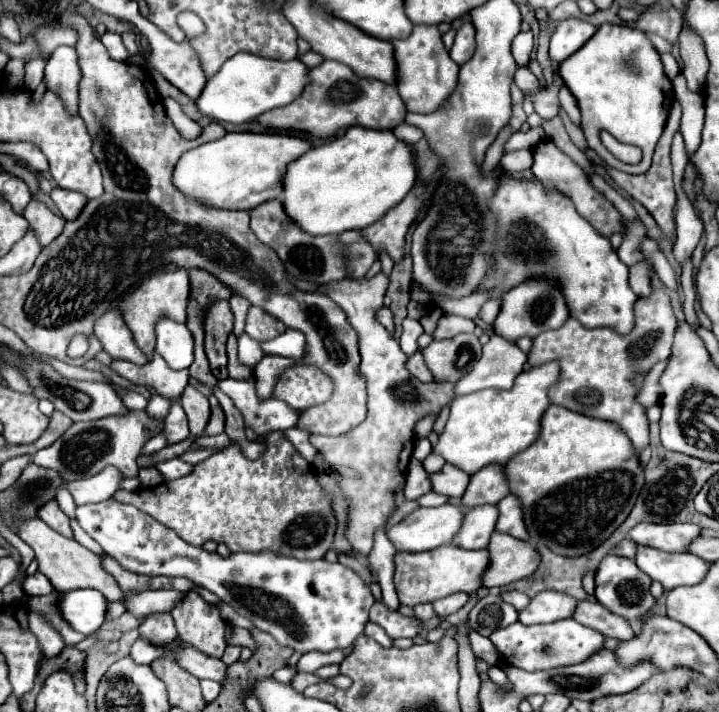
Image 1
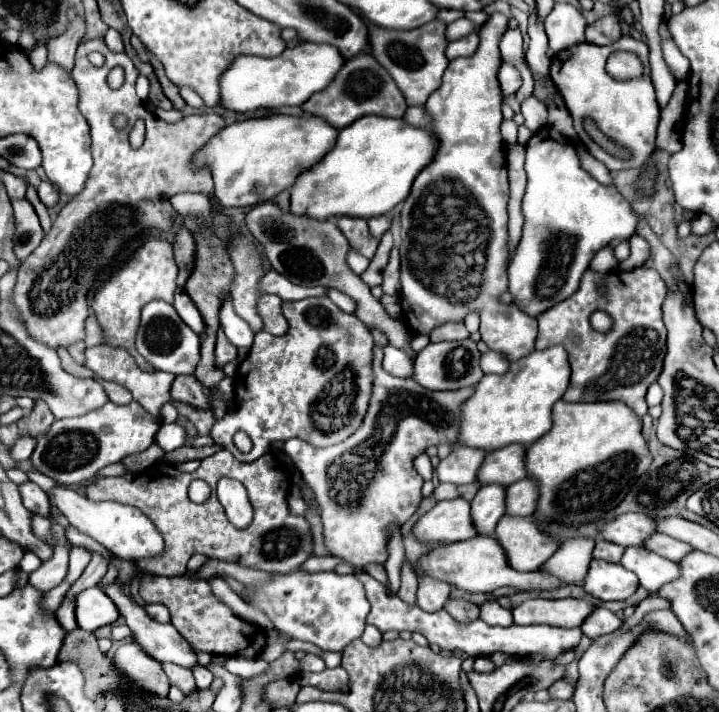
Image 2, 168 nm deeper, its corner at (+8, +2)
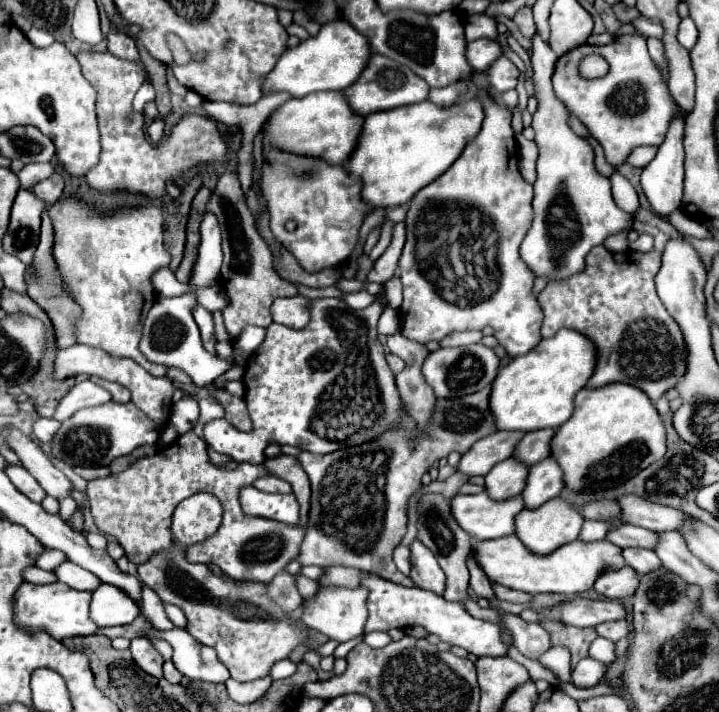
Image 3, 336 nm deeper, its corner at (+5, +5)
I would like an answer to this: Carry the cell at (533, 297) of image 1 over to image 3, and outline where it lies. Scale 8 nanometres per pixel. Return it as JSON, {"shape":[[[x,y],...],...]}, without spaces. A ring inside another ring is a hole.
{"shape":[[[535,32],[531,40],[531,66],[535,72],[535,98],[539,100],[539,108],[533,114],[533,130],[535,130],[535,144],[539,146],[539,160],[537,160],[537,180],[533,184],[533,220],[531,228],[521,244],[521,260],[533,270],[535,278],[547,278],[547,282],[563,282],[571,278],[573,274],[579,274],[585,268],[585,256],[591,252],[591,248],[603,244],[609,236],[619,234],[623,230],[635,230],[637,218],[633,214],[623,212],[611,196],[611,184],[609,178],[601,176],[593,162],[593,148],[583,140],[581,136],[573,134],[573,130],[567,124],[567,110],[563,102],[559,102],[551,88],[551,76],[555,70],[557,54],[541,40],[541,34]]]}

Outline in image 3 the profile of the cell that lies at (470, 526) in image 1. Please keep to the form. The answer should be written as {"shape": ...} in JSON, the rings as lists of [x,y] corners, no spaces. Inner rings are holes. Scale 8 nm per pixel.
{"shape":[[[507,458],[491,468],[491,472],[485,476],[485,492],[493,500],[505,500],[513,498],[523,492],[527,478],[527,468],[519,464],[513,458]]]}

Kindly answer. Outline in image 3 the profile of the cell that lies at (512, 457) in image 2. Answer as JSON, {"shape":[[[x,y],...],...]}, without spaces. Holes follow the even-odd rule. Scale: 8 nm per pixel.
{"shape":[[[535,430],[535,432],[527,432],[521,442],[515,446],[513,458],[517,458],[517,462],[521,462],[523,466],[531,468],[533,464],[545,460],[551,452],[549,452],[549,442],[553,438],[555,430]]]}

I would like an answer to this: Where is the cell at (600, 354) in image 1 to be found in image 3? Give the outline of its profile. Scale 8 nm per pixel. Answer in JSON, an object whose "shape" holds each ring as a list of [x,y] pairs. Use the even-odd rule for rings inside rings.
{"shape":[[[597,246],[587,256],[587,266],[583,272],[571,276],[565,282],[547,284],[543,292],[539,292],[537,300],[545,314],[541,336],[549,338],[561,328],[571,328],[585,334],[597,352],[597,364],[593,376],[587,380],[587,388],[601,388],[613,382],[623,382],[637,386],[643,390],[651,402],[661,398],[661,394],[677,384],[677,380],[685,372],[685,344],[679,326],[663,308],[657,290],[655,276],[661,268],[661,254],[657,250],[639,254],[633,250],[627,252],[609,252],[605,246]]]}

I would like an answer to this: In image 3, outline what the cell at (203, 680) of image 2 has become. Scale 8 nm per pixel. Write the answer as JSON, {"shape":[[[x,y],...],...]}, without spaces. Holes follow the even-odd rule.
{"shape":[[[151,628],[145,632],[145,636],[157,636],[167,640],[173,646],[173,664],[175,668],[191,678],[191,680],[203,680],[203,682],[225,682],[229,678],[229,670],[219,662],[213,648],[203,646],[197,642],[187,630],[175,628],[169,632]]]}

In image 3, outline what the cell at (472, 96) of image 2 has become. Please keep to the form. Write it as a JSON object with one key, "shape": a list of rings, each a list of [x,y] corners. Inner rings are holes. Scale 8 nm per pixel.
{"shape":[[[467,74],[465,78],[461,78],[467,84],[467,92],[457,96],[457,104],[463,104],[465,100],[479,100],[483,110],[485,110],[485,118],[483,118],[483,126],[479,130],[479,134],[475,138],[471,138],[465,146],[465,150],[461,152],[461,156],[457,158],[457,162],[453,162],[453,166],[441,174],[441,178],[435,178],[429,186],[421,188],[413,200],[409,202],[409,210],[407,210],[407,242],[399,260],[399,274],[401,274],[401,284],[403,284],[403,304],[401,304],[401,320],[403,320],[403,334],[415,342],[427,344],[429,340],[441,340],[445,338],[449,332],[453,330],[481,330],[483,326],[491,326],[493,328],[493,336],[497,338],[499,346],[505,348],[509,358],[517,358],[521,354],[527,354],[531,348],[535,348],[541,340],[539,328],[541,328],[541,320],[543,320],[543,312],[537,304],[537,298],[533,296],[533,272],[527,268],[527,264],[519,258],[519,244],[523,242],[529,224],[531,224],[531,200],[533,200],[533,186],[529,182],[523,180],[521,172],[519,172],[519,164],[511,164],[513,158],[517,158],[517,142],[515,142],[515,134],[511,130],[511,112],[497,102],[487,90],[481,90],[475,80],[475,74]]]}

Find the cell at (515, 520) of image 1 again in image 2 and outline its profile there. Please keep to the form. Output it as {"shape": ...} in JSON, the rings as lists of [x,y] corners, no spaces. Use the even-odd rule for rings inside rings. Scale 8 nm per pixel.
{"shape":[[[524,477],[522,481],[506,489],[506,513],[508,515],[532,515],[538,503],[538,481],[534,477]]]}

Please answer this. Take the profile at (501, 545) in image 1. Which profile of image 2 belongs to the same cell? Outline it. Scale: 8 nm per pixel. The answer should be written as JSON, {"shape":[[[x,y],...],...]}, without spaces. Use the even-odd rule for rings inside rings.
{"shape":[[[504,515],[496,525],[496,537],[506,549],[508,561],[518,571],[534,571],[544,565],[560,547],[560,541],[544,533],[536,517]]]}

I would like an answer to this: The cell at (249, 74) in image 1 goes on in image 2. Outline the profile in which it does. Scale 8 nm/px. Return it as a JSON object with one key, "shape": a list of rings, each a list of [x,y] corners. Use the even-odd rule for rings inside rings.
{"shape":[[[298,43],[272,59],[238,57],[222,75],[222,107],[248,113],[262,107],[276,109],[284,105],[302,105],[310,95],[326,89],[342,65],[342,53],[328,43]]]}

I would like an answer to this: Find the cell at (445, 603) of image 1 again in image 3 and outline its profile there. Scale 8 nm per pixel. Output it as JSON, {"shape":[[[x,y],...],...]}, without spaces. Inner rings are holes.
{"shape":[[[419,540],[411,544],[411,564],[413,568],[409,578],[417,588],[423,588],[435,594],[445,592],[445,572],[437,564],[433,552],[427,546],[423,546]]]}

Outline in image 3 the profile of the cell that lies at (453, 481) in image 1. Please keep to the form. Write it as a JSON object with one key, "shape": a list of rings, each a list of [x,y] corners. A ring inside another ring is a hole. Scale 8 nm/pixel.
{"shape":[[[497,432],[477,440],[459,460],[457,472],[467,476],[485,476],[497,462],[513,454],[515,444],[521,440],[523,432]]]}

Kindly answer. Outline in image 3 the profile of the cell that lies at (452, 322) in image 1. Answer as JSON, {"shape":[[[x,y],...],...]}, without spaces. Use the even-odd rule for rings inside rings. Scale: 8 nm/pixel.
{"shape":[[[465,330],[465,332],[447,334],[439,344],[441,344],[441,346],[467,346],[467,344],[481,342],[481,338],[483,338],[481,332],[477,332],[477,330]]]}

